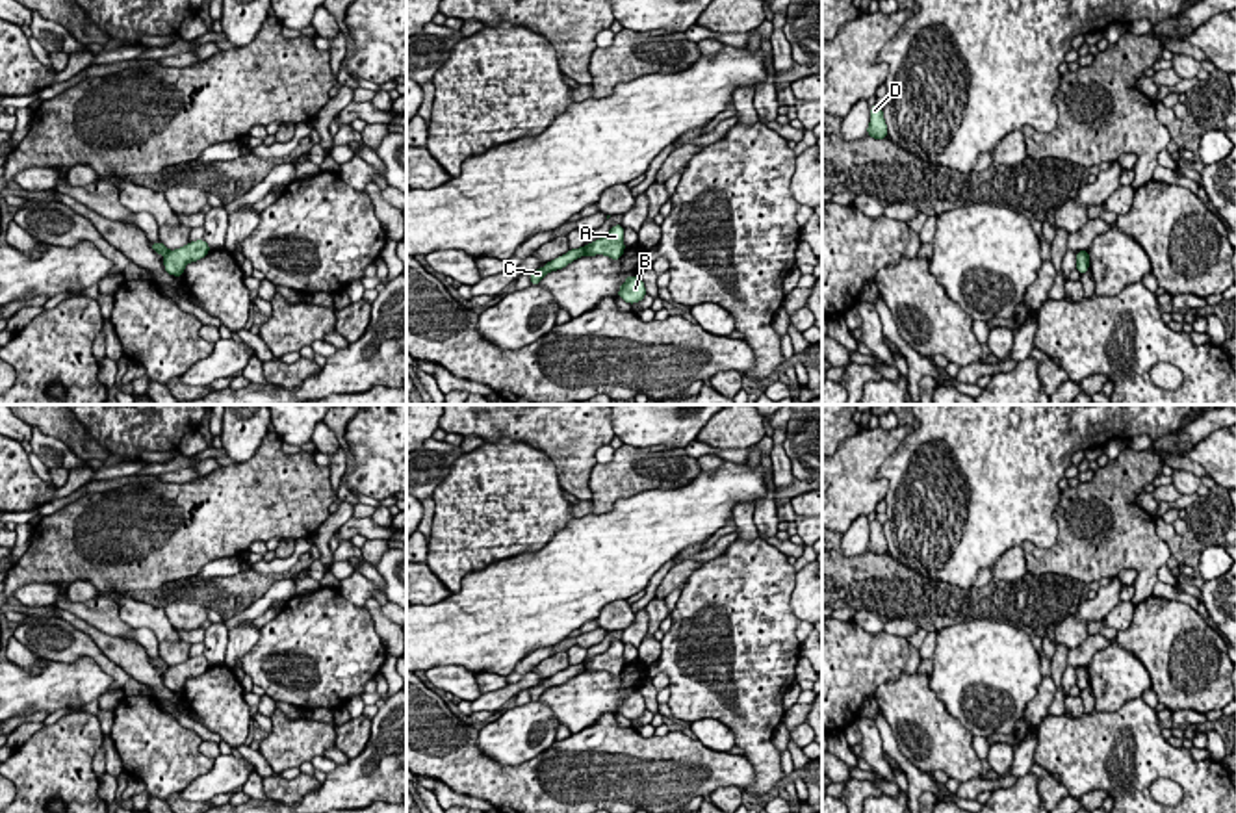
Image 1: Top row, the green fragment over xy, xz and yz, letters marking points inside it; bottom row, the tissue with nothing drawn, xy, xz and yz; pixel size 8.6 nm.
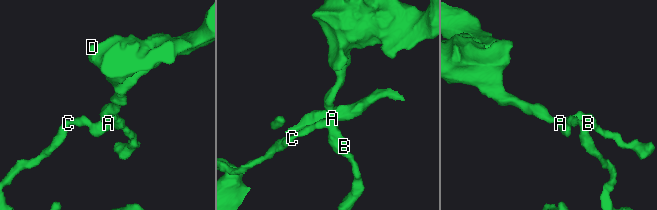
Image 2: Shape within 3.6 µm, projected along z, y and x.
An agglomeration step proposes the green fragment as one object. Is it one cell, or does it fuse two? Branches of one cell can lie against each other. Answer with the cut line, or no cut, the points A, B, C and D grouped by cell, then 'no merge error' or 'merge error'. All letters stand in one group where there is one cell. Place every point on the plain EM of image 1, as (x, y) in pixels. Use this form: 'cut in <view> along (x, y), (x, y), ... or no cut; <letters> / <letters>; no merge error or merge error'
cut in xz along (581, 663), (585, 669); A B D / C; merge error

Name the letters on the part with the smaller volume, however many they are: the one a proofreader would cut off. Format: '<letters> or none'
A, B, D

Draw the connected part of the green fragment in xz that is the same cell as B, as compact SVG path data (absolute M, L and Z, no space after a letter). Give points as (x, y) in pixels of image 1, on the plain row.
M638 690L625 692L625 698L618 705L618 713L629 720L640 718L646 713L642 694Z

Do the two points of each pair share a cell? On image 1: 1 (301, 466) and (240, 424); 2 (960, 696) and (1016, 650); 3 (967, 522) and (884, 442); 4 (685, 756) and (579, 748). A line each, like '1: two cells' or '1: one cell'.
1: two cells
2: one cell
3: two cells
4: one cell

